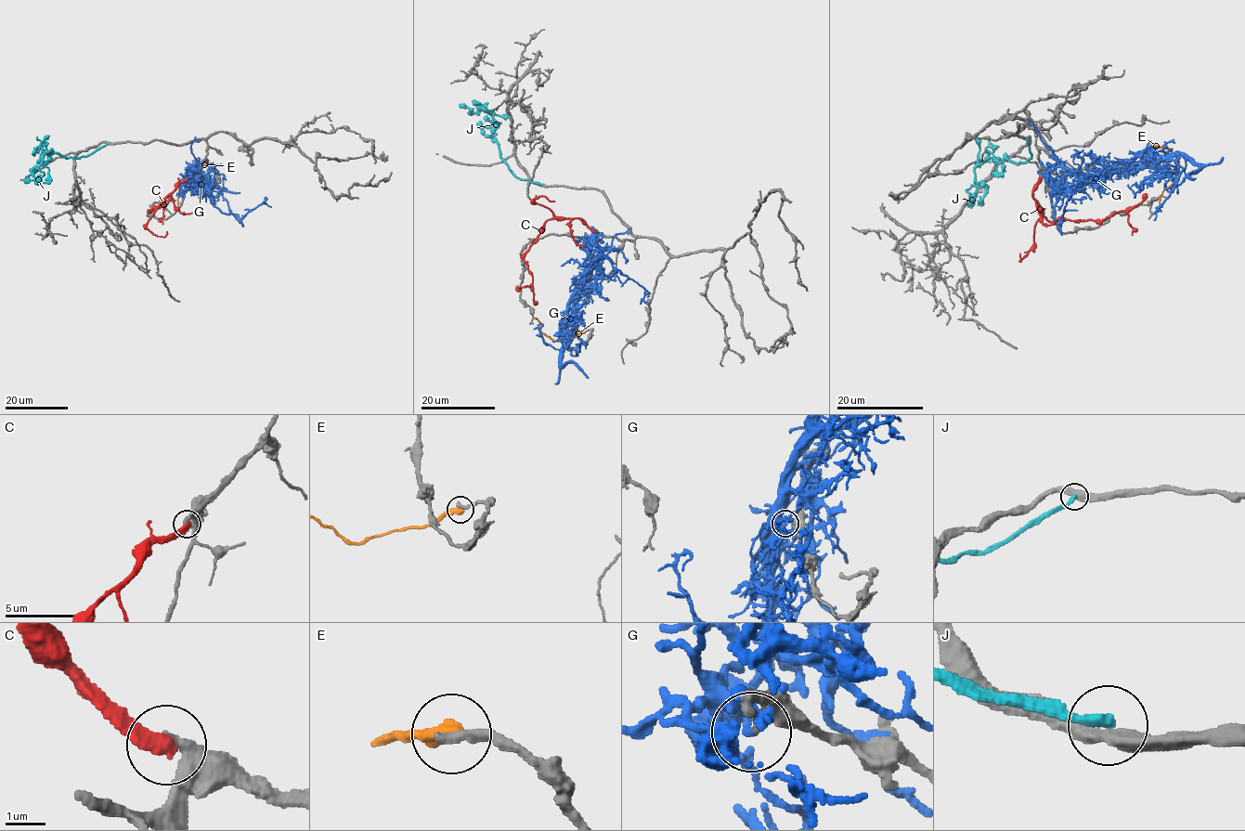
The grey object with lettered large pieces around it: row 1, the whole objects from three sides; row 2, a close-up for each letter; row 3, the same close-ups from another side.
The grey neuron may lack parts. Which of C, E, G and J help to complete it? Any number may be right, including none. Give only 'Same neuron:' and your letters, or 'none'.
Same neuron: E

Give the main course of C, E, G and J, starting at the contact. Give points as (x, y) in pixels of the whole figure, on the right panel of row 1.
C: (1040, 176), (1032, 195), (1043, 214), (1052, 222), (1099, 220), (1117, 212), (1131, 210), (1147, 194)
E: (1155, 147), (1167, 148), (1178, 162), (1173, 183), (1160, 196), (1159, 205)
G: (1145, 164), (1097, 175), (1071, 189), (1054, 209), (1059, 226), (1069, 199), (1080, 199), (1082, 202)
J: (1027, 138), (1031, 152), (1026, 162), (990, 157), (975, 169), (976, 182), (985, 187), (982, 202)

